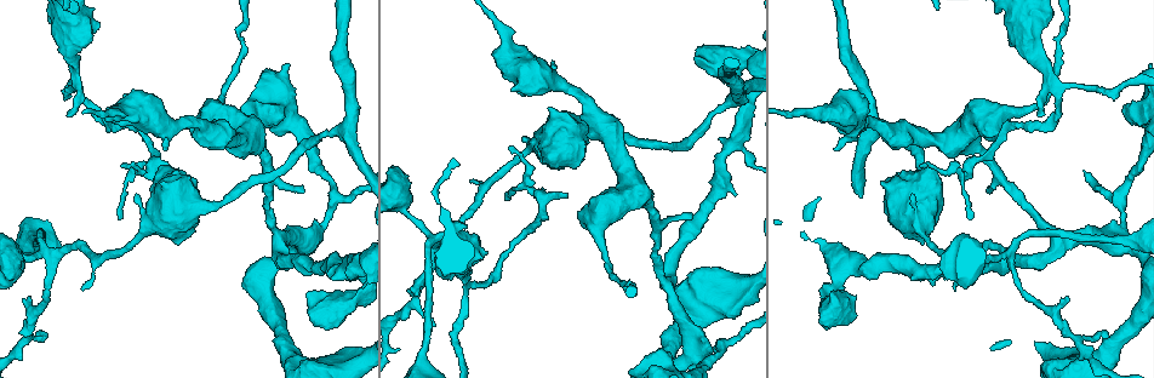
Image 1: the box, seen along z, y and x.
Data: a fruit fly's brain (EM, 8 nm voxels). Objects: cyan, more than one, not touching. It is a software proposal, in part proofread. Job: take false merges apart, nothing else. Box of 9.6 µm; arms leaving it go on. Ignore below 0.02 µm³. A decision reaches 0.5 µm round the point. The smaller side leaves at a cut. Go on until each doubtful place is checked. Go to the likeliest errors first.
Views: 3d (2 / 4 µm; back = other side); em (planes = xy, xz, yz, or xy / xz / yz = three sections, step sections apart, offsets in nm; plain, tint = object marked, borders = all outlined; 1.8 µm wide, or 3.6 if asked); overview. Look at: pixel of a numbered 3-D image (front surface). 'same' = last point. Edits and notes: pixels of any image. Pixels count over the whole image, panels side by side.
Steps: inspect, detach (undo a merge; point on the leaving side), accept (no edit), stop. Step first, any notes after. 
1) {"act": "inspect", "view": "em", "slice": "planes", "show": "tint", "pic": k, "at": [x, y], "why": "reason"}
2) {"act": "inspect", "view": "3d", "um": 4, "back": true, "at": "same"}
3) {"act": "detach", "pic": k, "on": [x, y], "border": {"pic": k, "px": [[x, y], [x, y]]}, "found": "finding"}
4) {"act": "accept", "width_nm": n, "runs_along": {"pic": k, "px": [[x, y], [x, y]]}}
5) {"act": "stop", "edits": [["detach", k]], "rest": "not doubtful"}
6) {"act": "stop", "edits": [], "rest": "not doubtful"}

{"act": "inspect", "view": "em", "slice": "planes", "show": "plain", "pic": 1, "at": [1010, 254], "why": "four-way junction"}

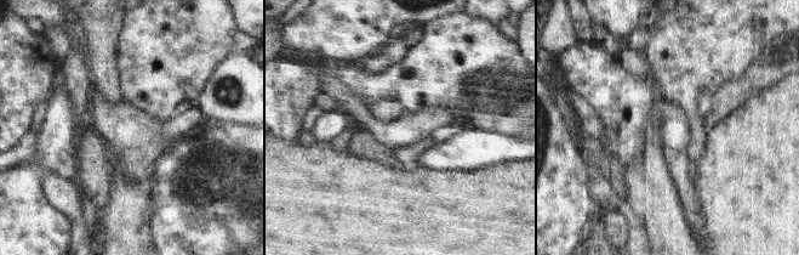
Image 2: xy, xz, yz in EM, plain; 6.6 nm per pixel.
{"act": "inspect", "view": "em", "slice": "planes", "show": "tint", "at": "same"}

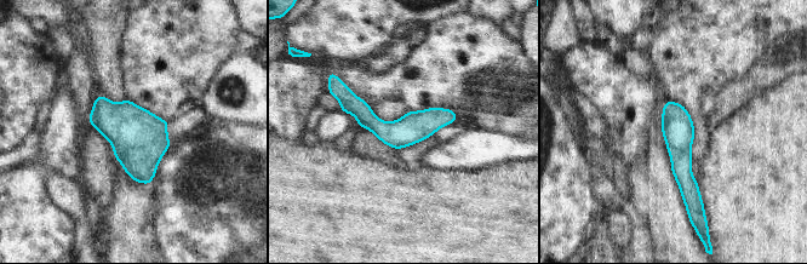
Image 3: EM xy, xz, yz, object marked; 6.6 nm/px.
{"act": "accept", "runs_along": {"pic": 3, "px": [[342, 91], [379, 128], [453, 118]]}, "found": "all the same cell"}

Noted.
{"act": "inspect", "view": "3d", "um": 4, "pic": 1, "at": [916, 269], "why": "branch point"}

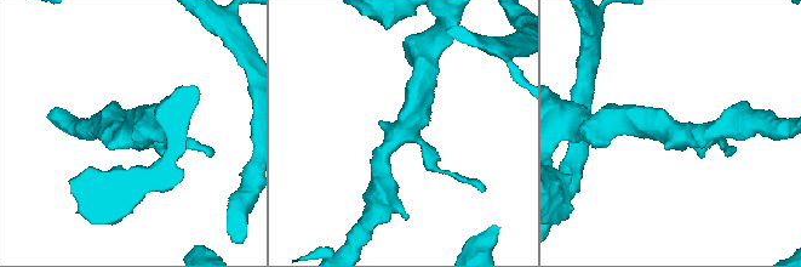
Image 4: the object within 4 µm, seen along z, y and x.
{"act": "inspect", "view": "em", "slice": "planes", "show": "tint", "pic": 4, "at": [675, 133], "arms": 3, "arm_widths_nm": [190, 260, 340], "why": "now the EM"}

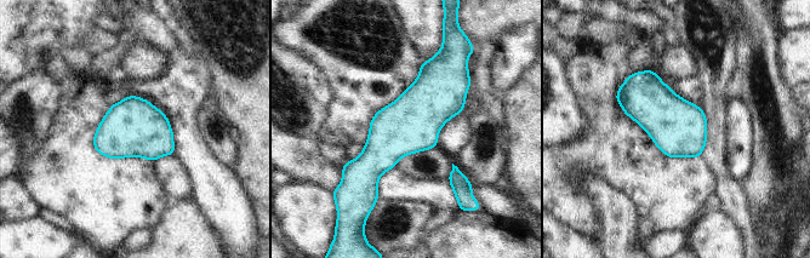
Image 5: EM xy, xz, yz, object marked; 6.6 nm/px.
{"act": "accept", "runs_along": {"pic": 5, "px": [[444, 64], [369, 188]]}, "found": "one cell here"}

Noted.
{"act": "inspect", "view": "em", "slice": "yz", "step": 4, "show": "tint", "pic": 1, "at": [1053, 86], "why": "thin neck"}

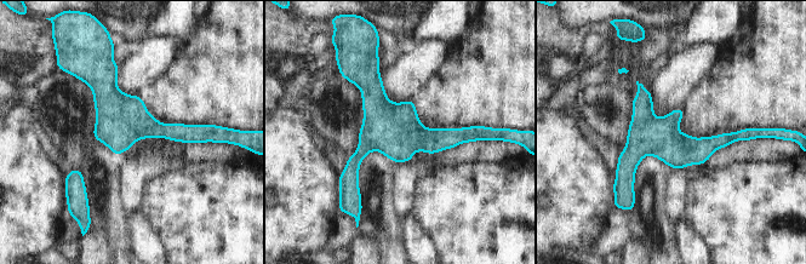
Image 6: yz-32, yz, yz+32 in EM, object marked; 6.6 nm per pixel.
{"act": "accept", "runs_along": {"pic": 6, "px": [[473, 130], [376, 138], [343, 179]]}, "found": "all the same cell"}

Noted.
{"act": "inspect", "view": "3d", "um": 4, "pic": 1, "at": [142, 232], "why": "sudden change in width"}

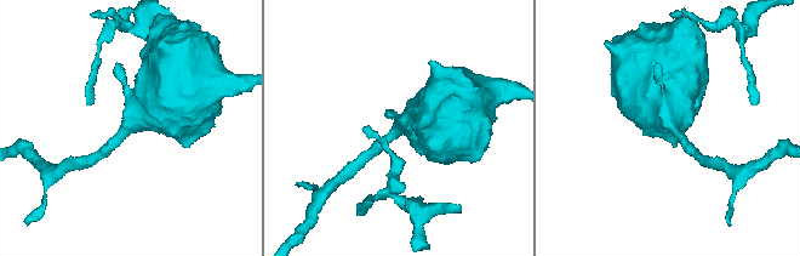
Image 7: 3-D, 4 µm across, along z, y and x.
{"act": "inspect", "view": "em", "slice": "planes", "show": "tint", "pic": 7, "at": [131, 128], "why": "shape alone is not enough"}

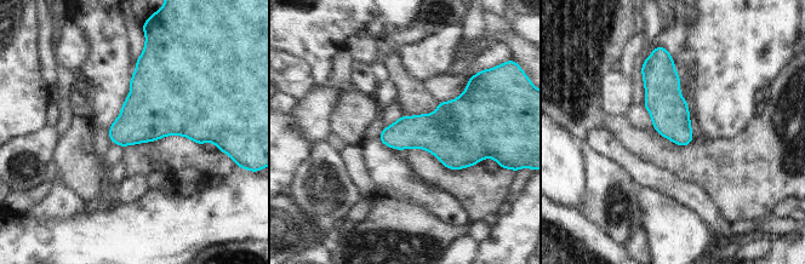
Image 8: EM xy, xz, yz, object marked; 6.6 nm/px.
{"act": "accept", "width_nm": 240, "found": "one cell here"}

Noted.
{"act": "stop", "edits": [], "rest": "not doubtful"}

